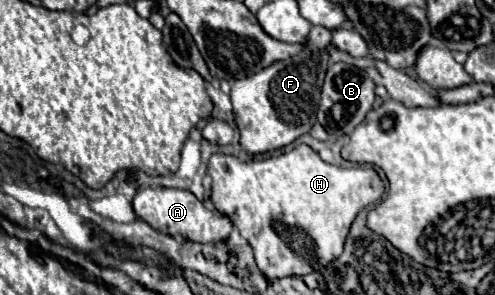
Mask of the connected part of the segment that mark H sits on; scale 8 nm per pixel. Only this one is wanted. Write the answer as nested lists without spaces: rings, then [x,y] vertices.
[[[300,144],[280,156],[252,162],[240,162],[234,156],[214,154],[208,164],[208,174],[212,176],[210,200],[224,216],[230,218],[242,238],[250,242],[256,264],[266,278],[306,276],[336,260],[344,250],[346,236],[358,212],[378,202],[384,194],[384,182],[374,168],[340,168],[328,164],[306,144]]]

